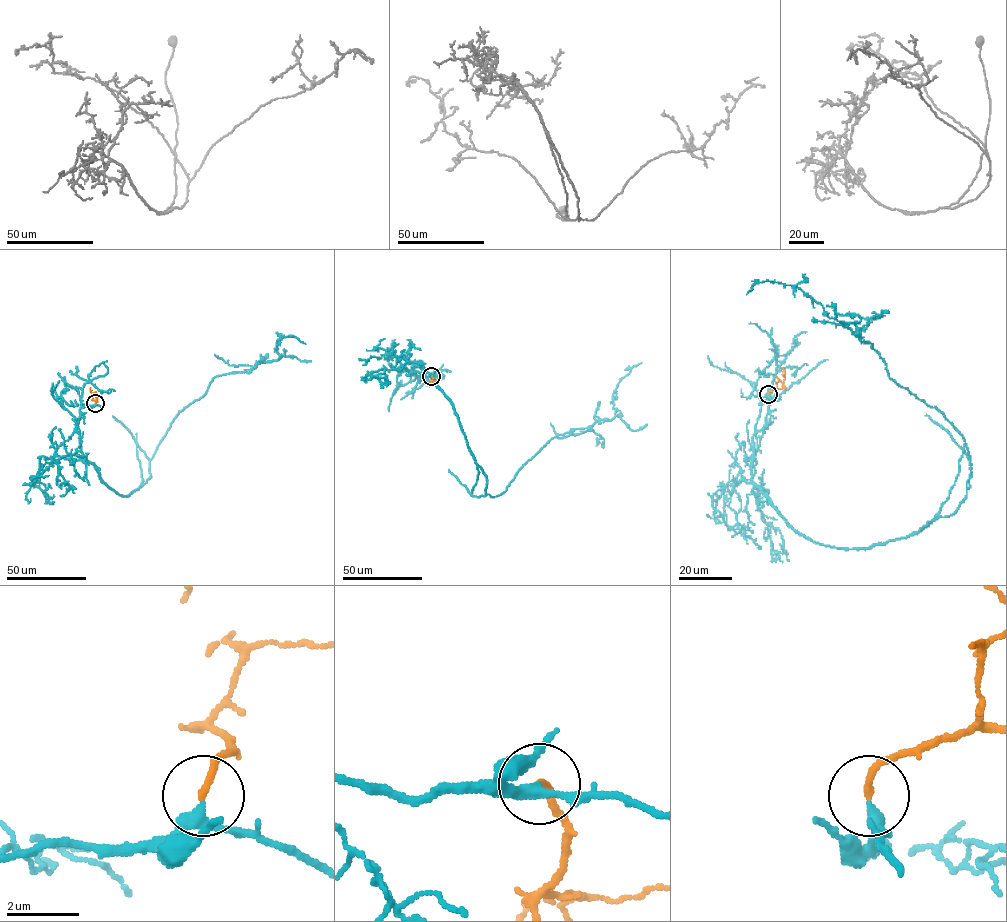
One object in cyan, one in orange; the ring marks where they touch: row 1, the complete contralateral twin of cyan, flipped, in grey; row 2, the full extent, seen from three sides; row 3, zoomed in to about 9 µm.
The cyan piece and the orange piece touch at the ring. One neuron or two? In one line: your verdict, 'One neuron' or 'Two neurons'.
One neuron

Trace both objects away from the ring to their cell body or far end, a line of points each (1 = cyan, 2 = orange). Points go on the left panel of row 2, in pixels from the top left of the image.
1: (95, 403), (80, 409), (81, 451), (128, 496), (213, 378), (276, 360), (279, 338), (305, 343)
2: (95, 403), (90, 388)

